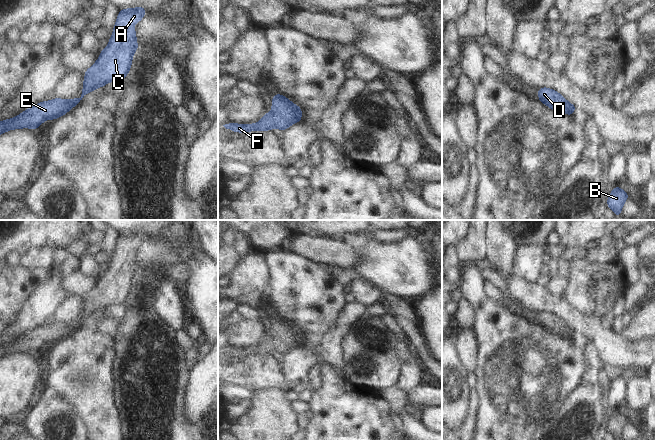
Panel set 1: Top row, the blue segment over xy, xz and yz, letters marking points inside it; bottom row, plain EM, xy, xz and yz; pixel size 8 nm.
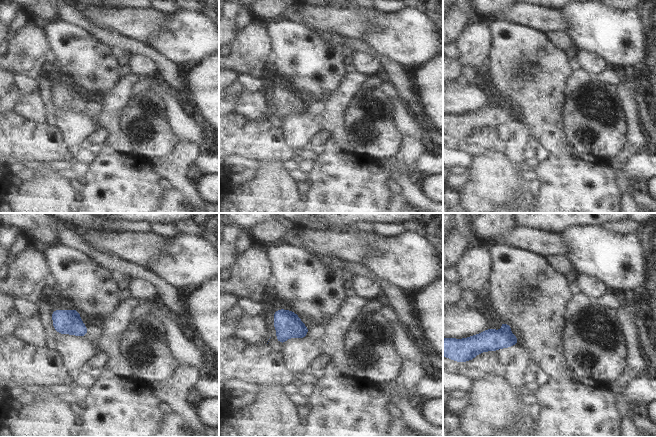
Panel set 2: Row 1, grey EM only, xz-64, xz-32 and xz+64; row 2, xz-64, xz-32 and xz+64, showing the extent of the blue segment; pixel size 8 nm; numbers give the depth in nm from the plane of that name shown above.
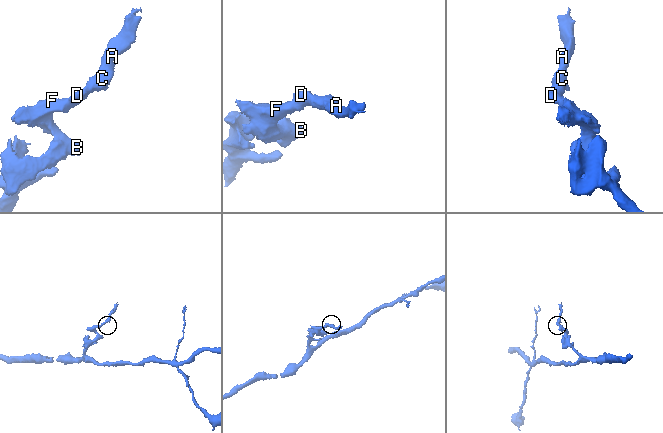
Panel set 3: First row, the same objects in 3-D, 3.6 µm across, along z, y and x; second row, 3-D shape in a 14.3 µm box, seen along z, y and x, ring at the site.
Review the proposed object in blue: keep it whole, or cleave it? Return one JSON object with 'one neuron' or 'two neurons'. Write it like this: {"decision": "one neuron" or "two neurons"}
{"decision": "one neuron"}

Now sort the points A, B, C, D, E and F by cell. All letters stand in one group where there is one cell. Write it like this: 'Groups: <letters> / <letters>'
Groups: A B C D E F.

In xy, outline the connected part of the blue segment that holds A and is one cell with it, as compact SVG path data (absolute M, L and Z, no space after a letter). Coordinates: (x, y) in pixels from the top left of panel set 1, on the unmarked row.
M145 232L120 234L113 253L109 269L102 274L98 284L85 295L83 316L80 322L43 325L32 330L15 342L0 346L0 359L6 355L19 352L37 353L47 343L57 343L81 326L82 322L108 306L124 304L132 281L138 272L134 248L145 240Z

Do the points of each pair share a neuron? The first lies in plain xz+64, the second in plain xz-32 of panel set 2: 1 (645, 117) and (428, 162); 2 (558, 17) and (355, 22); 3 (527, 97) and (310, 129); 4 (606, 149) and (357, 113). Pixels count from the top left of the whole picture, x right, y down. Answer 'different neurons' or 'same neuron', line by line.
1: different neurons
2: same neuron
3: different neurons
4: same neuron

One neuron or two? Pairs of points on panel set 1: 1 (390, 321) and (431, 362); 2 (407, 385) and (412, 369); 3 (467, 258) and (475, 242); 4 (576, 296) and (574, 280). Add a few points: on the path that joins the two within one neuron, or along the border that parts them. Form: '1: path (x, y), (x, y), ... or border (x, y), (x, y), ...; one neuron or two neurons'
1: border (391, 315), (406, 334); two neurons
2: path (408, 381), (410, 373); one neuron
3: path (468, 254), (474, 246); one neuron
4: path (576, 292), (576, 284); one neuron

